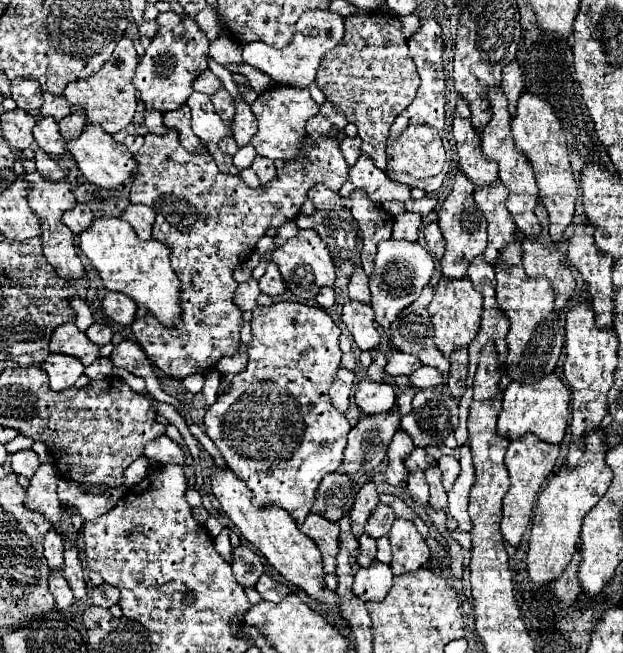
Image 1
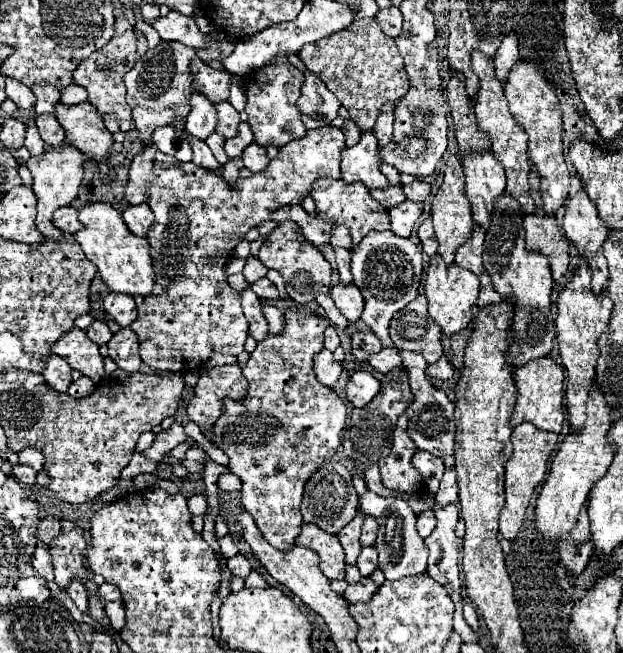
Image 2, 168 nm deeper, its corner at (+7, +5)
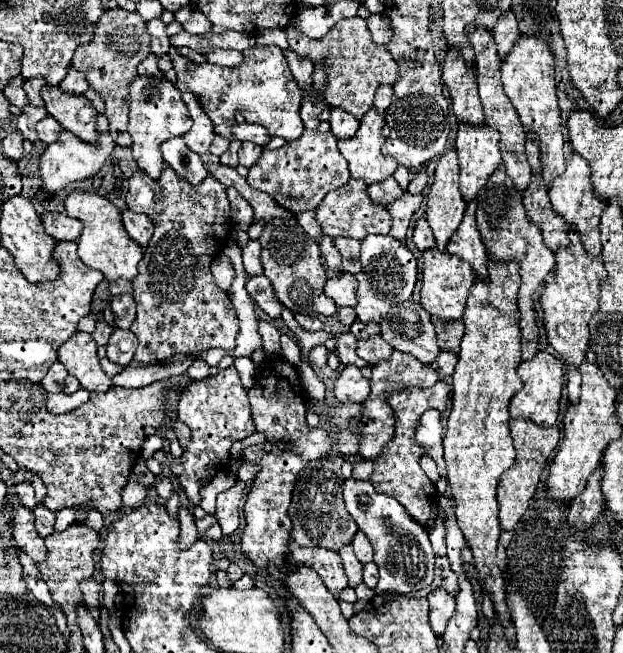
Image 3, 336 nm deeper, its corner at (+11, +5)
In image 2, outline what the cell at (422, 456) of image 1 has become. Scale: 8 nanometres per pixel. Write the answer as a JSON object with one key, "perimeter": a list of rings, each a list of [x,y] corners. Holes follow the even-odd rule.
{"perimeter":[[[416,450],[416,454],[412,456],[412,464],[422,474],[428,492],[436,494],[440,478],[442,478],[442,472],[444,472],[444,462],[440,458],[424,452],[424,450]]]}

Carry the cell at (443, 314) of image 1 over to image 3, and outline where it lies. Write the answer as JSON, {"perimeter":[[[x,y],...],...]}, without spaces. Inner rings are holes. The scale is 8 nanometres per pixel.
{"perimeter":[[[428,248],[422,252],[422,308],[442,320],[458,320],[464,314],[466,298],[470,294],[470,286],[474,282],[472,266],[448,252],[440,252],[438,248]]]}

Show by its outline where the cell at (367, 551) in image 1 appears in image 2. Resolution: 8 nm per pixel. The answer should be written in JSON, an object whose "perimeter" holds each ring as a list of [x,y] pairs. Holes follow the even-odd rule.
{"perimeter":[[[364,546],[360,550],[360,556],[358,556],[358,562],[356,566],[360,568],[362,574],[370,576],[374,572],[374,568],[378,566],[378,554],[376,554],[376,548],[374,546]]]}

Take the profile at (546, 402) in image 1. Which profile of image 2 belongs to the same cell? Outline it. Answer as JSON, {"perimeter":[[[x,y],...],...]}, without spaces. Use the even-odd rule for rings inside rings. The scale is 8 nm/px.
{"perimeter":[[[548,356],[540,360],[532,360],[522,368],[514,370],[514,386],[516,386],[516,406],[510,418],[512,426],[518,426],[522,422],[532,422],[540,430],[548,432],[560,432],[564,422],[564,372],[562,368],[552,362]]]}

